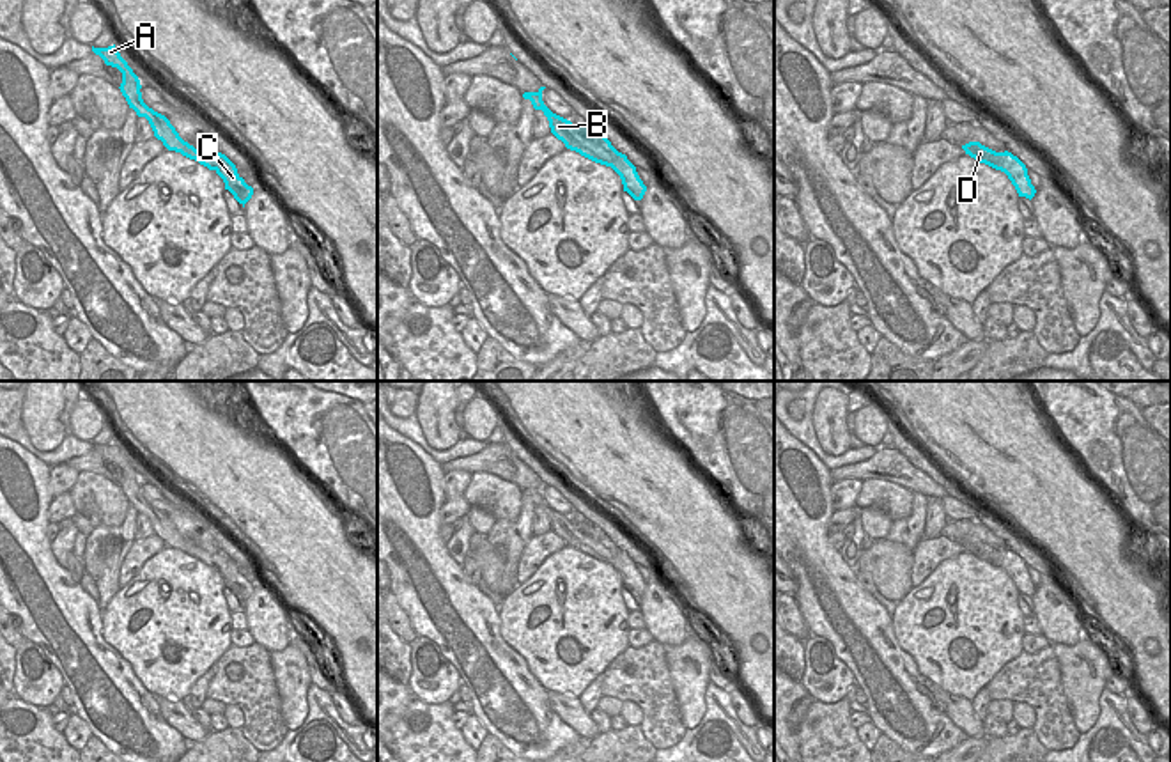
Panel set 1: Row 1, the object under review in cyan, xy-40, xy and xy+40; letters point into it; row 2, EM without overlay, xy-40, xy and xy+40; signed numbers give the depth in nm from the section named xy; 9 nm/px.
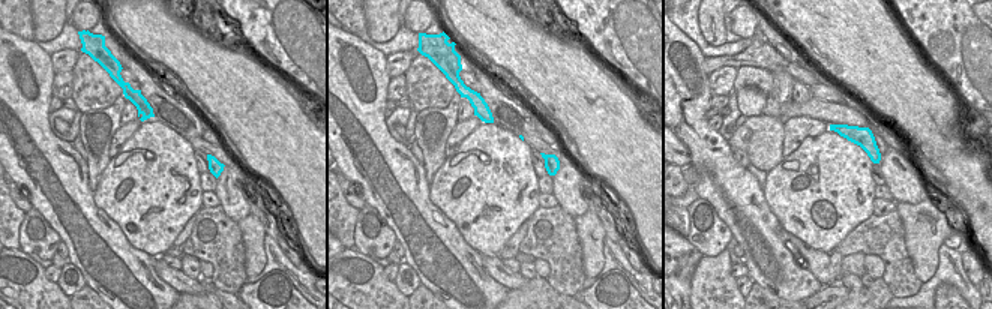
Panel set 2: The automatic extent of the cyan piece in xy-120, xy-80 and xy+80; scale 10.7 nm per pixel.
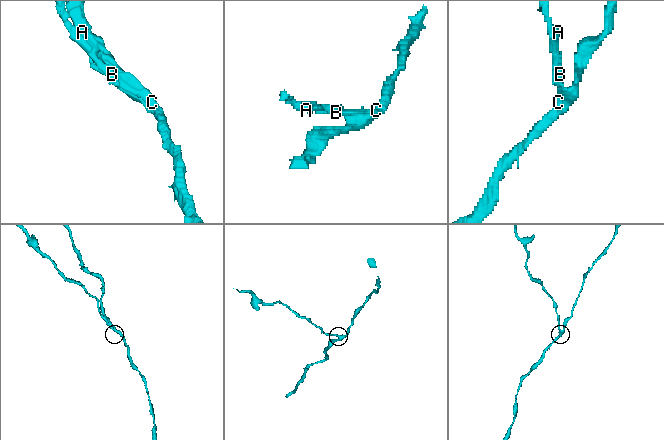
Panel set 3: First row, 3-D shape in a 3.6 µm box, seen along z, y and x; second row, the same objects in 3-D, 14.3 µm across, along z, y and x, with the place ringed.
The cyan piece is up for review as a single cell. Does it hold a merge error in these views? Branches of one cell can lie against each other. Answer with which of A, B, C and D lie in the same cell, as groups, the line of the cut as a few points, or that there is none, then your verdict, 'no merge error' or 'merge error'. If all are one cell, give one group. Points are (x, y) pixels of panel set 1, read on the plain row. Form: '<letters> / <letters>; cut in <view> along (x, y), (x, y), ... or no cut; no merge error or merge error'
A B D / C; cut in xy along (620, 550), (610, 562); merge error

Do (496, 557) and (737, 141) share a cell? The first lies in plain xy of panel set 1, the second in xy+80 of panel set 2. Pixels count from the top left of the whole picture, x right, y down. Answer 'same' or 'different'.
same

